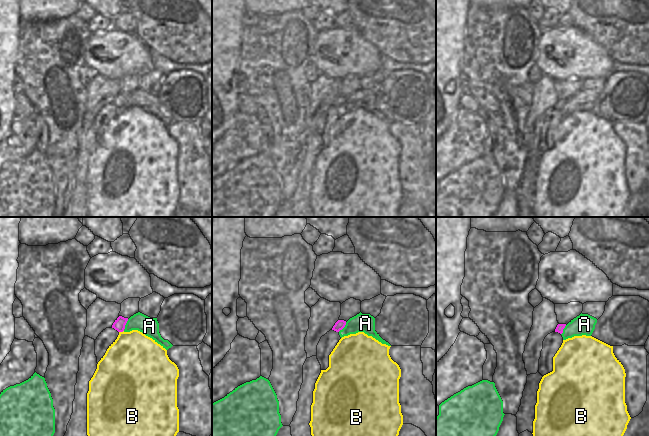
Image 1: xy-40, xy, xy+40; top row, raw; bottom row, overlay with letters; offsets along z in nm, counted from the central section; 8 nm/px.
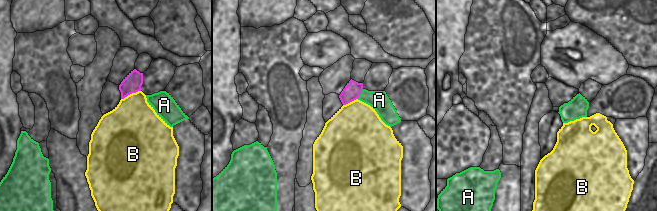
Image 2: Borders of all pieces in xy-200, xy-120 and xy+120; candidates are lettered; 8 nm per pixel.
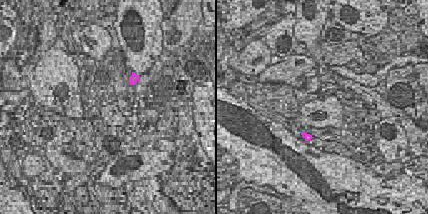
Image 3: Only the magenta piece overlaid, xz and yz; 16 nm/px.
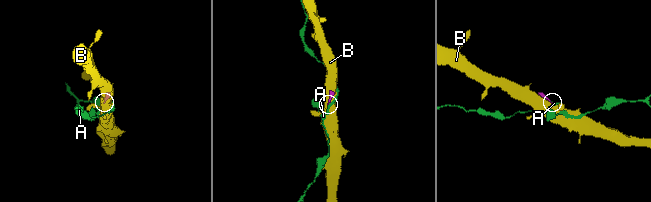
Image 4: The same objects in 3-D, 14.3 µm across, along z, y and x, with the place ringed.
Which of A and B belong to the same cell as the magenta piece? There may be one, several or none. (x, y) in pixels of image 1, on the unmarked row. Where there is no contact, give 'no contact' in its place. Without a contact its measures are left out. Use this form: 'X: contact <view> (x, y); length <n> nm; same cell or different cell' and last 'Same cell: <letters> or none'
A: contact xy-40 (125, 100); length 100 nm; different cell
B: contact xy-40 (121, 107); length 40 nm; different cell
Same cell: none

